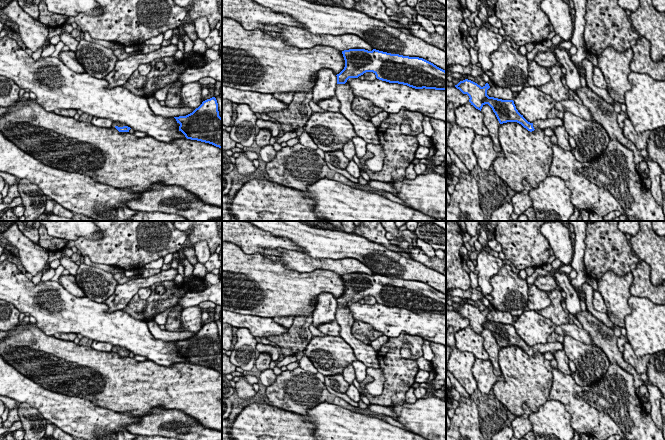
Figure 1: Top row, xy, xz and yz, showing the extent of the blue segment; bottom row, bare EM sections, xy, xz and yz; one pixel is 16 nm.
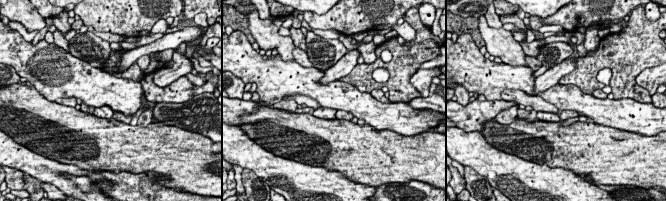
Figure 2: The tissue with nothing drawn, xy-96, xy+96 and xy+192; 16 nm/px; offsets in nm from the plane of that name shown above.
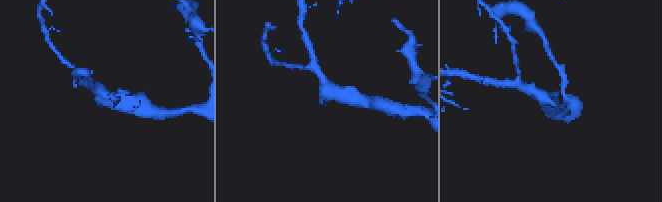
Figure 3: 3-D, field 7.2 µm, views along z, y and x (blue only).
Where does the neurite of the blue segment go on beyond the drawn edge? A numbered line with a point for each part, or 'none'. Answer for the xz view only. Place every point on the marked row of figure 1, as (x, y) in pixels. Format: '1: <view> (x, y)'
1: xz (365, 129)

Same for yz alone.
1: yz (546, 123)

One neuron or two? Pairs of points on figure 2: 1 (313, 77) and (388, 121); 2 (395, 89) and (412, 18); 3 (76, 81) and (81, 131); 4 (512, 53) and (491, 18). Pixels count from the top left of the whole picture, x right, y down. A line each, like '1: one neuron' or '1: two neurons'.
1: one neuron
2: one neuron
3: two neurons
4: two neurons

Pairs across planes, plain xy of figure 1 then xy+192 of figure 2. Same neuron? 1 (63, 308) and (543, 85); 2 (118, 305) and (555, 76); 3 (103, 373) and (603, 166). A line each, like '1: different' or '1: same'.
1: different
2: same
3: same

